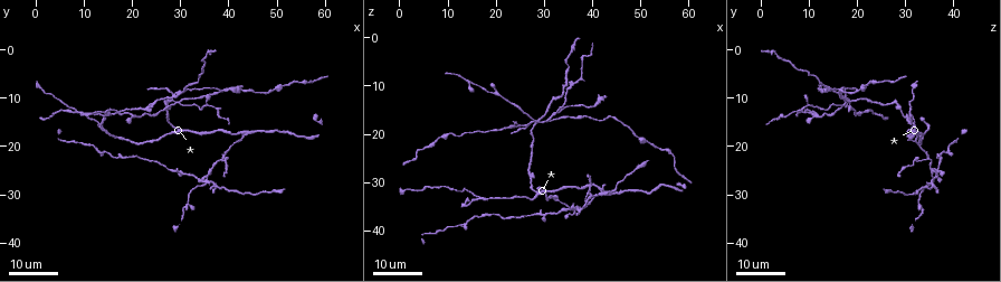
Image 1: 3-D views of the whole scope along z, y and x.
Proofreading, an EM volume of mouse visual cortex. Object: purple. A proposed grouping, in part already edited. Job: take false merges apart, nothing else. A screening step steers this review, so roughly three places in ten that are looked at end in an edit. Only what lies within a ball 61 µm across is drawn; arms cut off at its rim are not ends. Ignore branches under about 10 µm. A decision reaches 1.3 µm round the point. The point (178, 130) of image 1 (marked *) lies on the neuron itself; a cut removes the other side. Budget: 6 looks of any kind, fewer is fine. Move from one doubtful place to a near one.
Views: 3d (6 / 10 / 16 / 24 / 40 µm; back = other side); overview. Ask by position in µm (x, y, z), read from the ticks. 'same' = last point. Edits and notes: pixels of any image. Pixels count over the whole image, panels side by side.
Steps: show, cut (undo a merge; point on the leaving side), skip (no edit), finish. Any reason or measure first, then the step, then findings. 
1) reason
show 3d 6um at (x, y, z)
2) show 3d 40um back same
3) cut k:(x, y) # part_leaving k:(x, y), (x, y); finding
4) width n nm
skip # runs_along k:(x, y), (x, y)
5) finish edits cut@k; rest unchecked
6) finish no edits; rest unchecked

thick turns thin
show 3d 16um at (28.0, 10.5, 21.0)

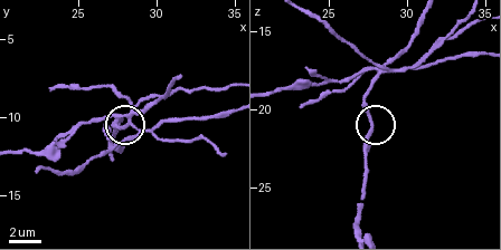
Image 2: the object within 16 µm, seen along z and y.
show 3d 10um same

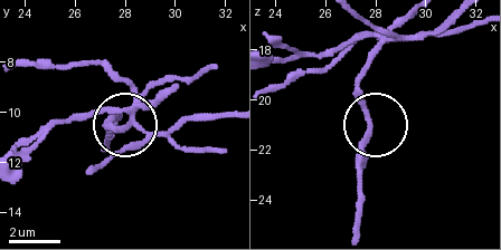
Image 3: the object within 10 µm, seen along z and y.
skip # runs_along 3:(357, 227), (357, 163), (369, 137), (357, 79), (361, 69); one neuron here

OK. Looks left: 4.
four or more arms meet
show 3d 24um at (34.5, 27.5, 35.5)

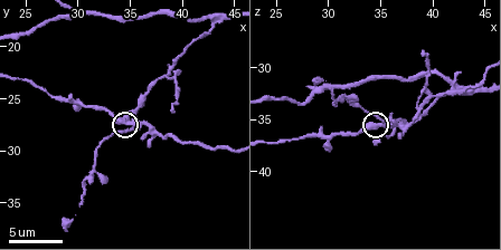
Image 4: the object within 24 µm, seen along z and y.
zoom in
show 3d 10um at (35.2, 27.2, 35.4)

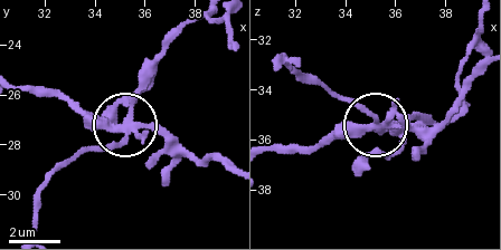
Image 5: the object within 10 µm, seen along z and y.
width 310 nm
cut 5:(152, 156) # two neurons meet here

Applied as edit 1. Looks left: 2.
finish edits cut@5; rest unchecked

